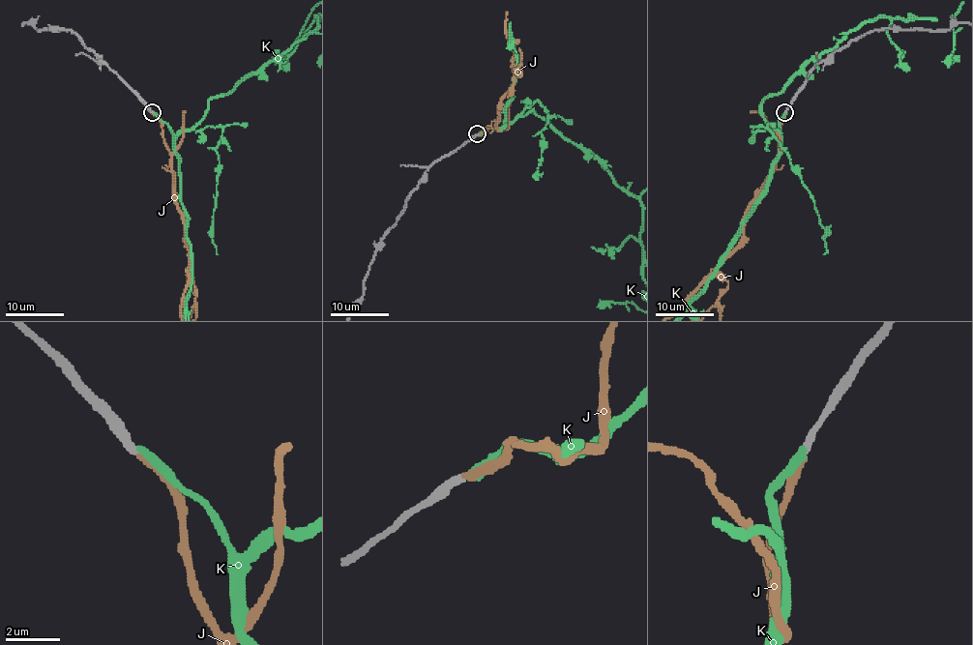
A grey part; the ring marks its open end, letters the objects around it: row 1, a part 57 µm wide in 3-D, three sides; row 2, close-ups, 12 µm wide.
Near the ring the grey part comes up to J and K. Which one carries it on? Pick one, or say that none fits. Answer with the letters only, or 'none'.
J

